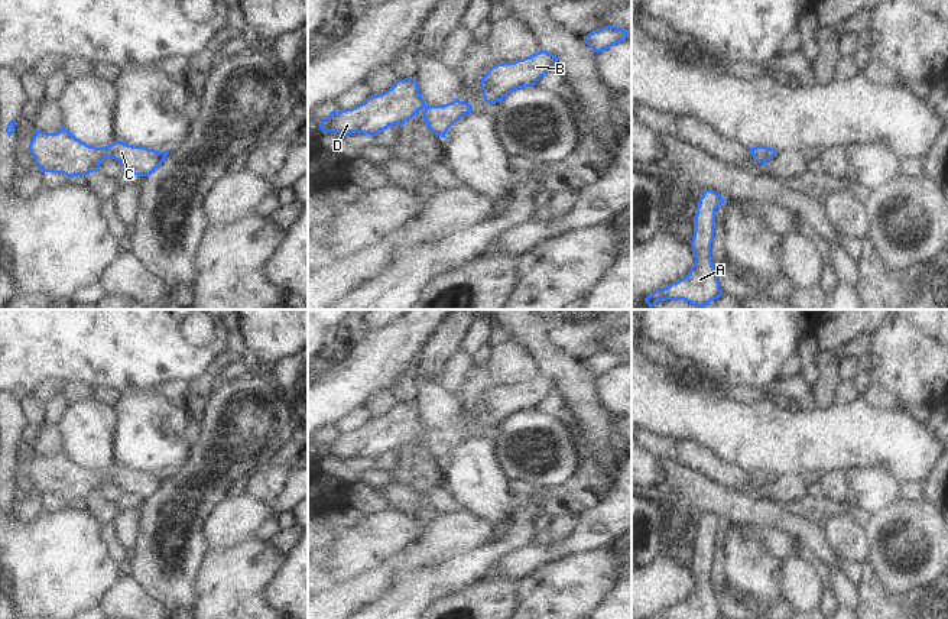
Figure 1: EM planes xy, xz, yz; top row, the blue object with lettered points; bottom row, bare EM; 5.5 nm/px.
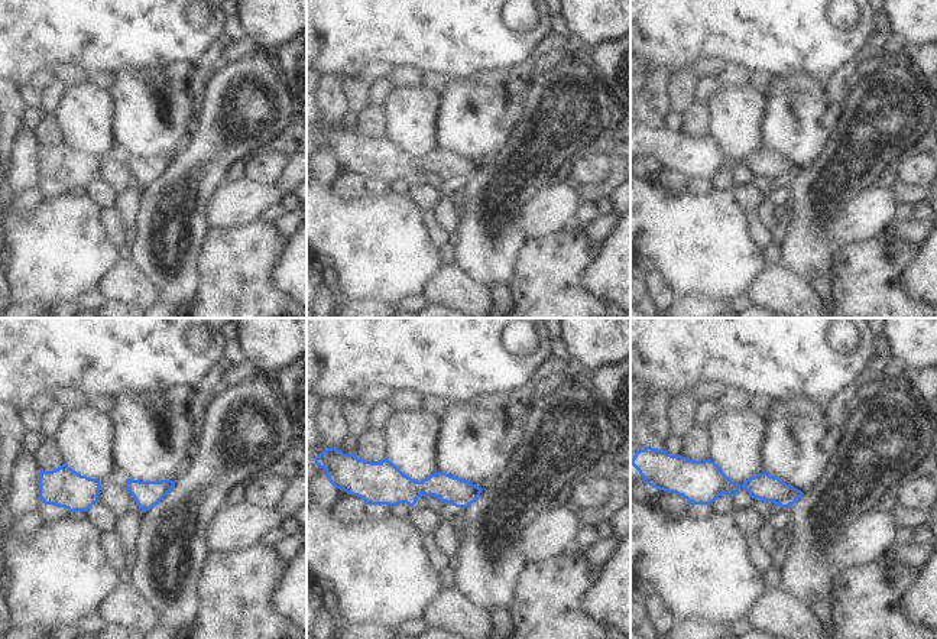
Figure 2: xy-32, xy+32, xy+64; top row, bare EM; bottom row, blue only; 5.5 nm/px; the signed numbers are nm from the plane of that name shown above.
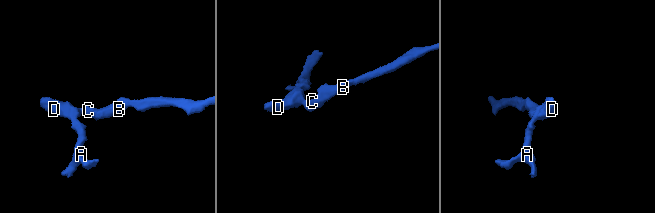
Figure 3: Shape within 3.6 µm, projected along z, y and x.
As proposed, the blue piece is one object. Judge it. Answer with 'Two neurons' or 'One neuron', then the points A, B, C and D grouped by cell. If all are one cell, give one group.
One neuron. Groups: A B C D.

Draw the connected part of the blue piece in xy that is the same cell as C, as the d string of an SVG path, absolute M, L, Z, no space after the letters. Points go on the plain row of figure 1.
M65 451L56 457L35 453L29 474L42 496L64 498L71 502L100 495L100 487L105 482L116 483L134 499L146 500L160 490L169 477L121 464L95 471L81 466Z

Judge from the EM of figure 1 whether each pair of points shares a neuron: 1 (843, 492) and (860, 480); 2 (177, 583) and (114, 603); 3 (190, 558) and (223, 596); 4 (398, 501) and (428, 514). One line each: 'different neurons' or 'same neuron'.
1: different neurons
2: different neurons
3: different neurons
4: same neuron

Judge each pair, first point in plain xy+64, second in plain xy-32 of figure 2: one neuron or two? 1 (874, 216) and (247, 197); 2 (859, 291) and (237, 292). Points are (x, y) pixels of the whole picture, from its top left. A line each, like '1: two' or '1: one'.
1: one
2: one

